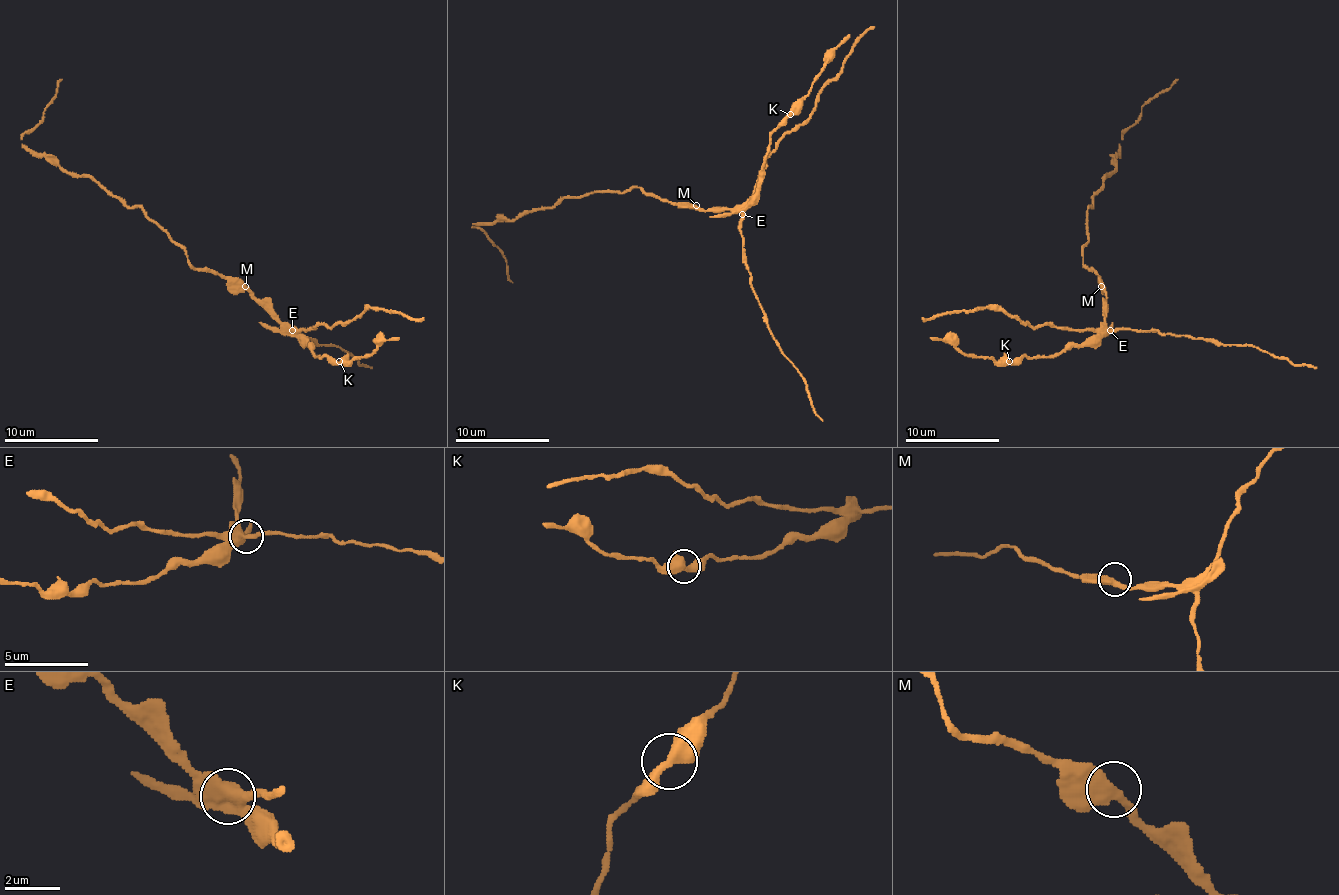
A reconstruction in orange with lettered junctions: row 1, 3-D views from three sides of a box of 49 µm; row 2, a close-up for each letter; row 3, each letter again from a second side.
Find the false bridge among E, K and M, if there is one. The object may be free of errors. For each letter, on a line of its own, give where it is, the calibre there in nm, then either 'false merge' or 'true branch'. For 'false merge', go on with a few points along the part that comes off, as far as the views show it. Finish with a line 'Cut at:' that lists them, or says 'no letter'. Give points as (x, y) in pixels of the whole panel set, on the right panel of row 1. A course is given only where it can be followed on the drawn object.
E: place (1110, 330); calibre 400 nm; false merge; course (1110, 331), (1131, 329), (1228, 345), (1253, 345), (1272, 357), (1317, 369)
K: place (1009, 361); calibre 400 nm; true branch
M: place (1101, 286); calibre 440 nm; true branch
Cut at: E

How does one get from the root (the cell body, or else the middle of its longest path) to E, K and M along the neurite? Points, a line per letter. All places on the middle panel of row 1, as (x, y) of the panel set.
E: (656, 196), (673, 203), (691, 203), (701, 210), (738, 210), (743, 215)
K: (656, 196), (701, 210), (738, 210), (757, 191), (769, 135), (790, 114)
M: (656, 196), (673, 203), (696, 205)

